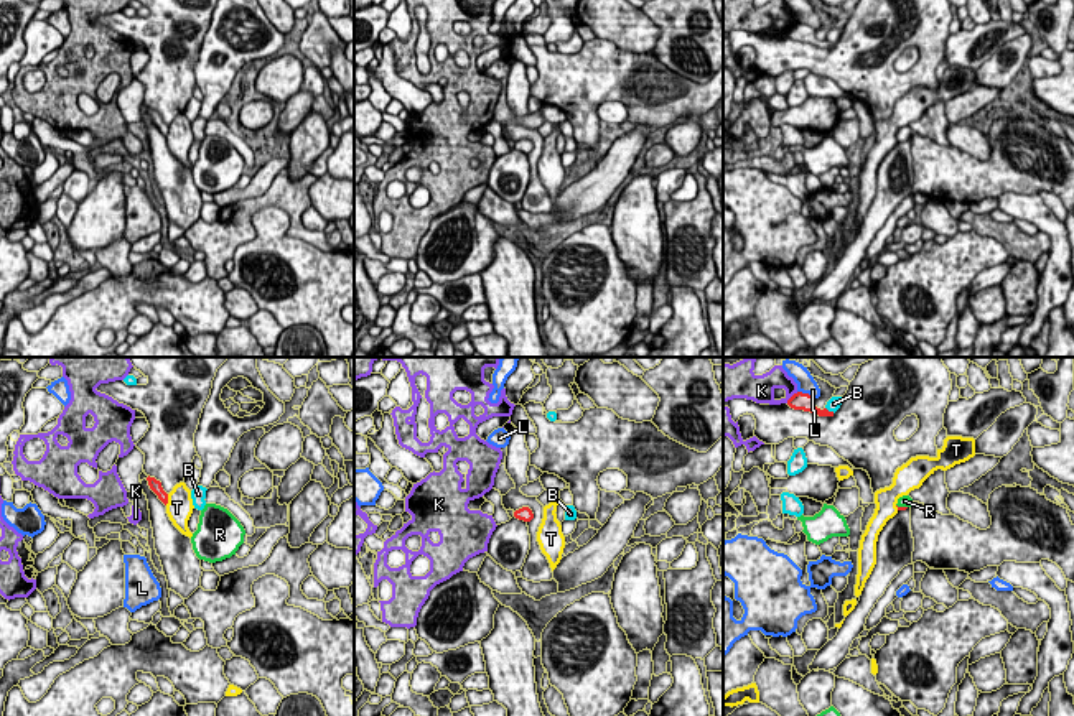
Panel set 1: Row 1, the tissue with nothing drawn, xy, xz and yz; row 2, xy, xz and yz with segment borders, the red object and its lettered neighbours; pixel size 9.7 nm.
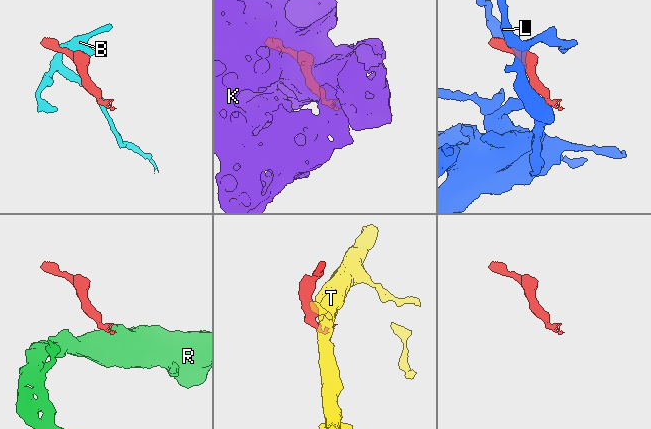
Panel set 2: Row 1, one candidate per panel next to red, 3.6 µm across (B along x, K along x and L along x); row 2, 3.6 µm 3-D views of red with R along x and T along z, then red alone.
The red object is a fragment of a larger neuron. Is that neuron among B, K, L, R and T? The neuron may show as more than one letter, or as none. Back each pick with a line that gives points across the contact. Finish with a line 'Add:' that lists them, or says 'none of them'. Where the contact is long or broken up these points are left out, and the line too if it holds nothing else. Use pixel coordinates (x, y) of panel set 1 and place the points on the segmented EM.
R: Path across: yz (896, 506), (901, 507), (905, 501)
Add: R

